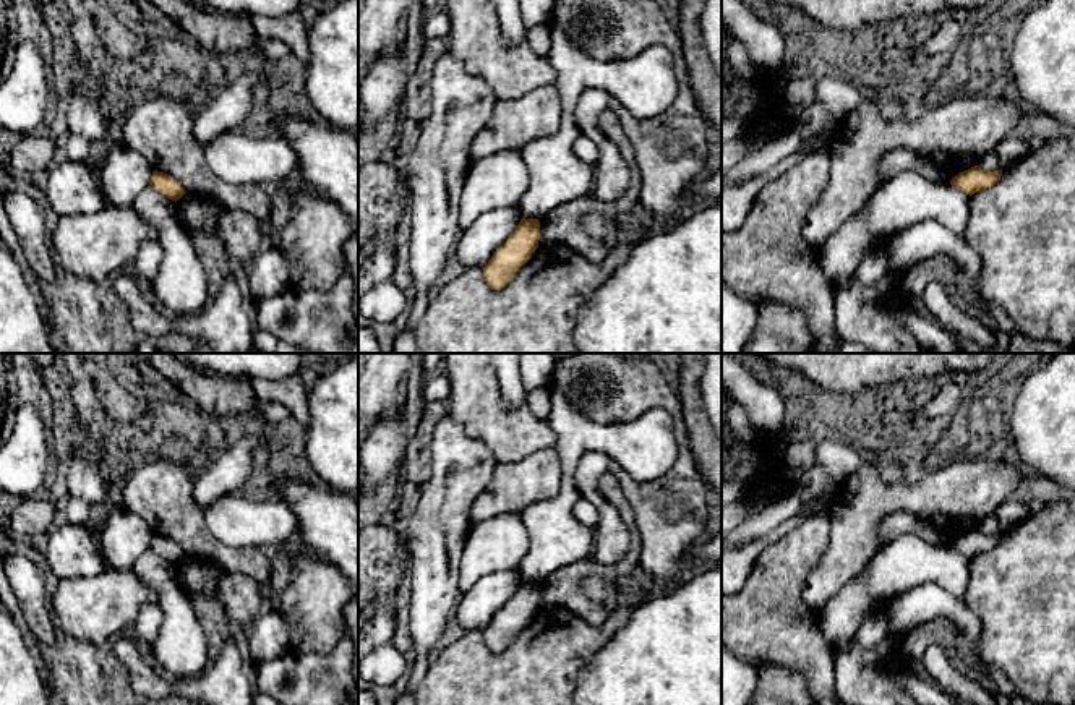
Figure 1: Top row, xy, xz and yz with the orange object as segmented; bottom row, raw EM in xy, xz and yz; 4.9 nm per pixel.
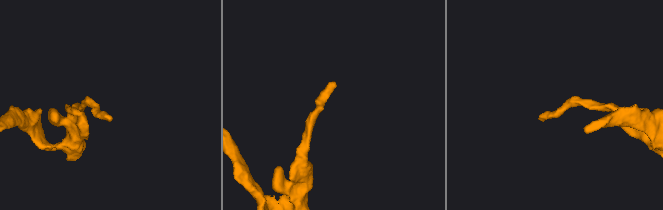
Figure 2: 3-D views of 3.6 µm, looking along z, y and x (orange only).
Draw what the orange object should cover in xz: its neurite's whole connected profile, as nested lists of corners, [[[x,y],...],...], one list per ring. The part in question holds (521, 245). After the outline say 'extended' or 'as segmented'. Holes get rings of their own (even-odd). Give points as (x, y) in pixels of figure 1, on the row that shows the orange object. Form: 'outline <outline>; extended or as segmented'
outline [[[520,219],[519,225],[483,267],[483,277],[491,290],[504,288],[514,274],[532,258],[538,248],[540,220]]]; as segmented

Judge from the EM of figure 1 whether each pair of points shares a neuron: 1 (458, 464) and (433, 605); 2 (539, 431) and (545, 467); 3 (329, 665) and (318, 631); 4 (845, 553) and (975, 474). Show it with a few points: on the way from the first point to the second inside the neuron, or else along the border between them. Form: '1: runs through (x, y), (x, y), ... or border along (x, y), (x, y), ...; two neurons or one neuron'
1: runs through (446, 499), (435, 542), (435, 569); one neuron
2: border along (555, 444), (506, 462); two neurons
3: border along (341, 637), (323, 653), (291, 652); two neurons
4: runs through (869, 519), (890, 498), (941, 495); one neuron

